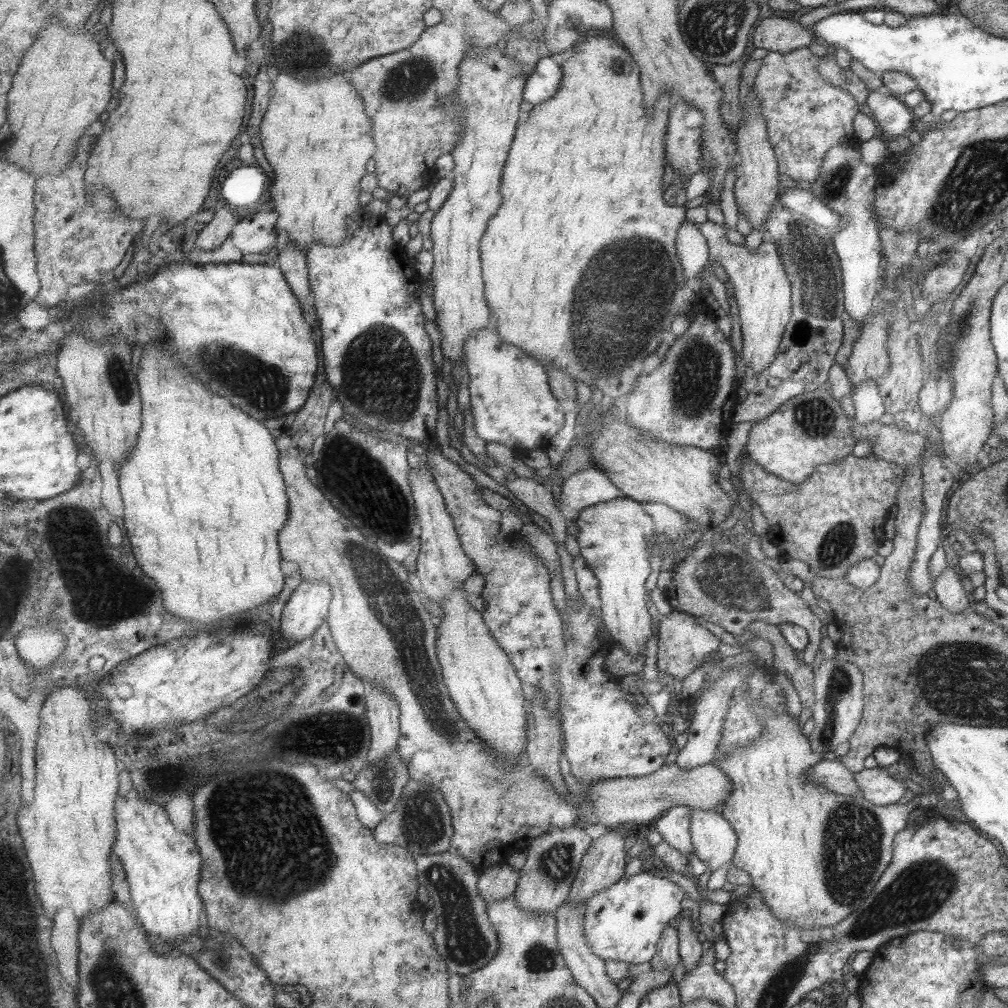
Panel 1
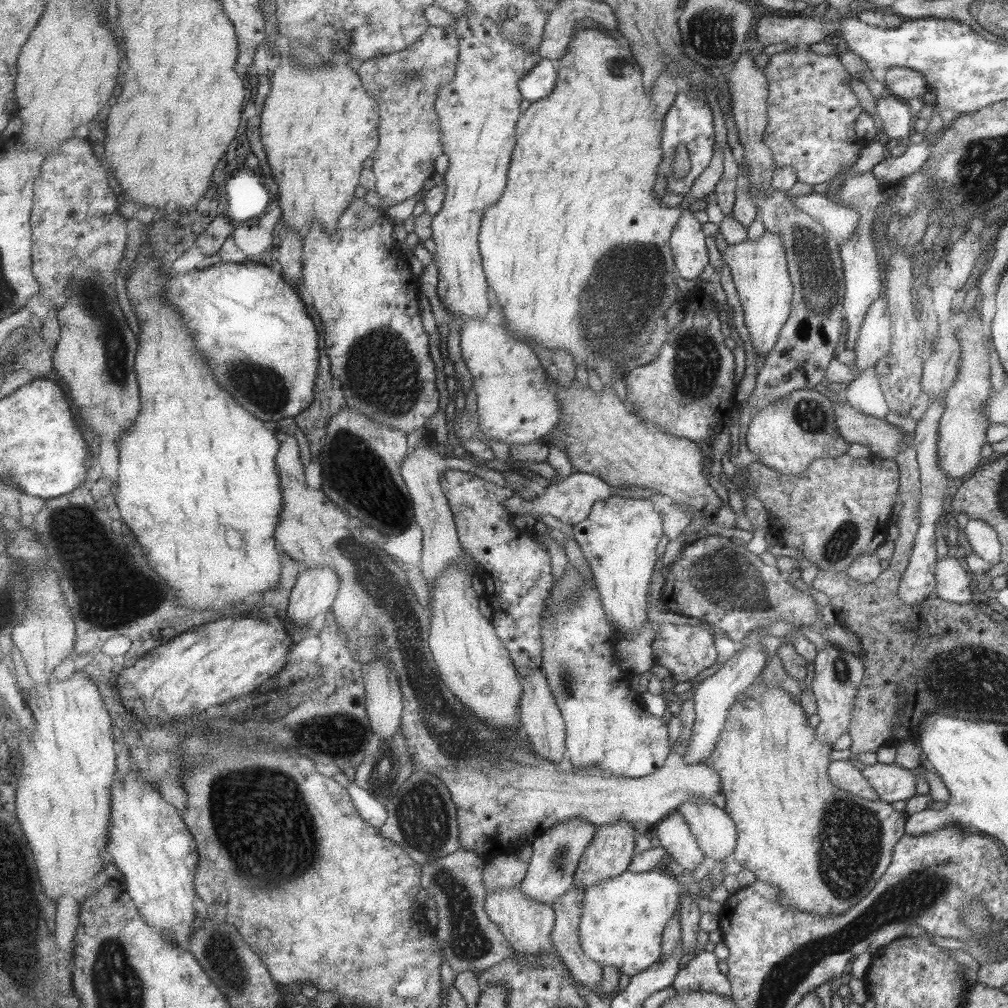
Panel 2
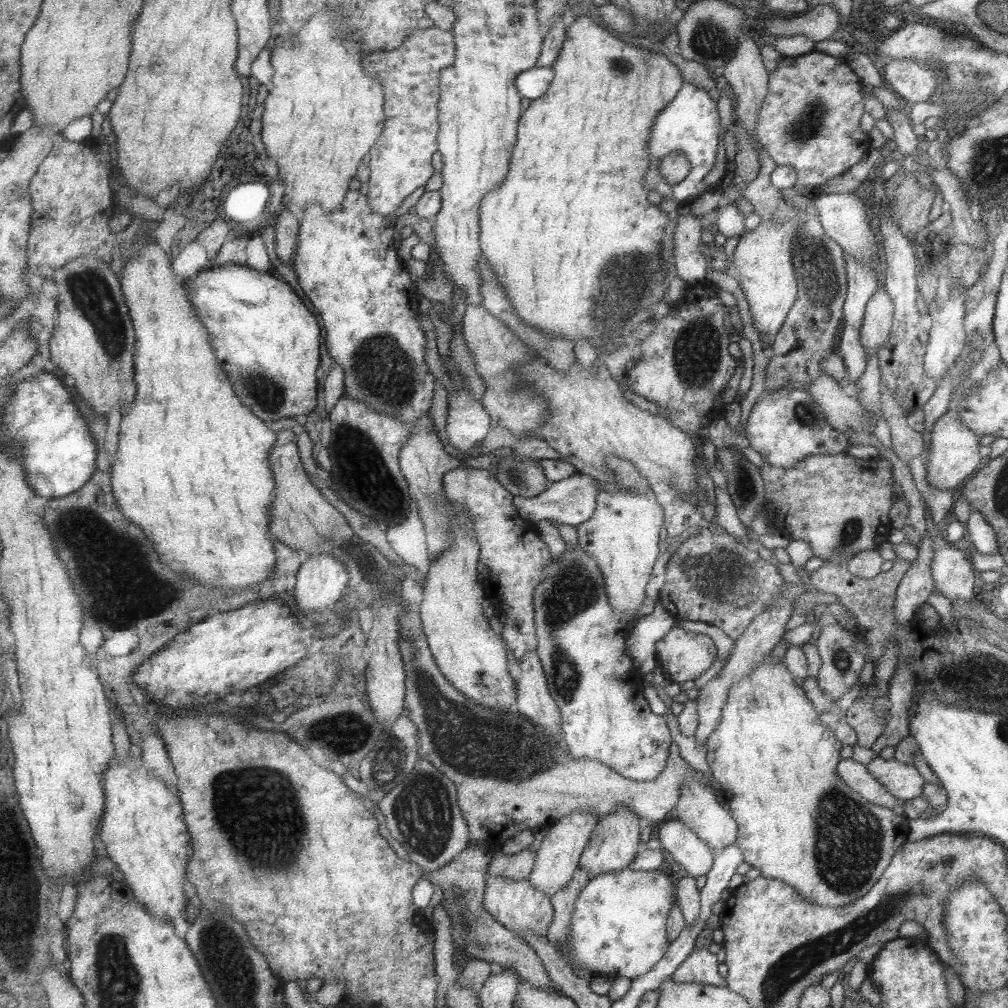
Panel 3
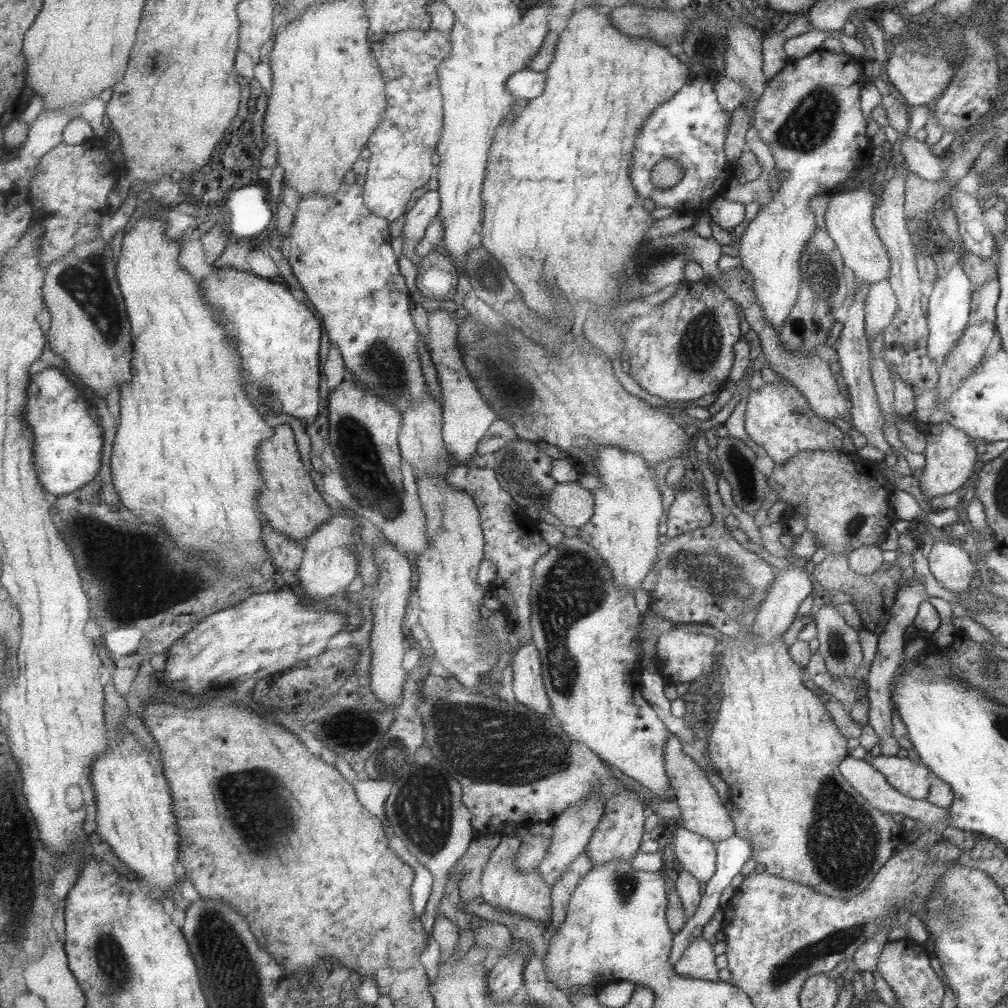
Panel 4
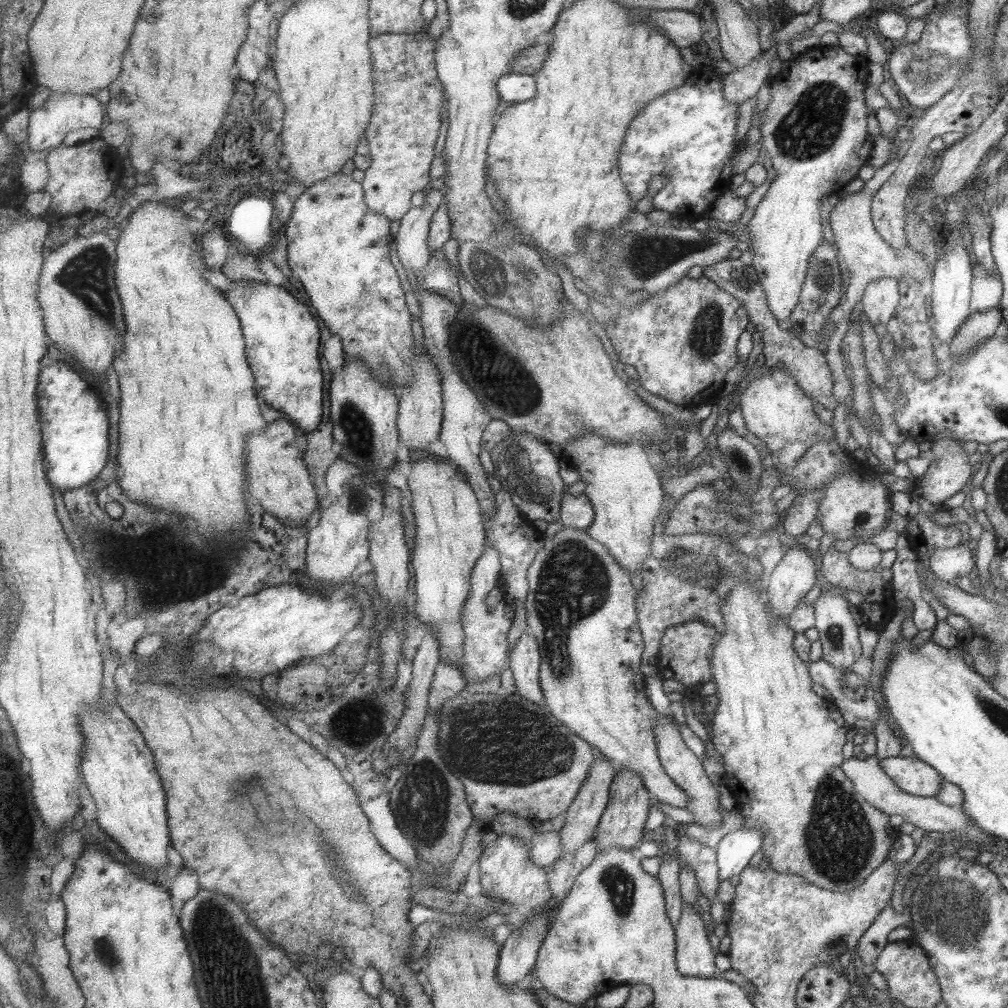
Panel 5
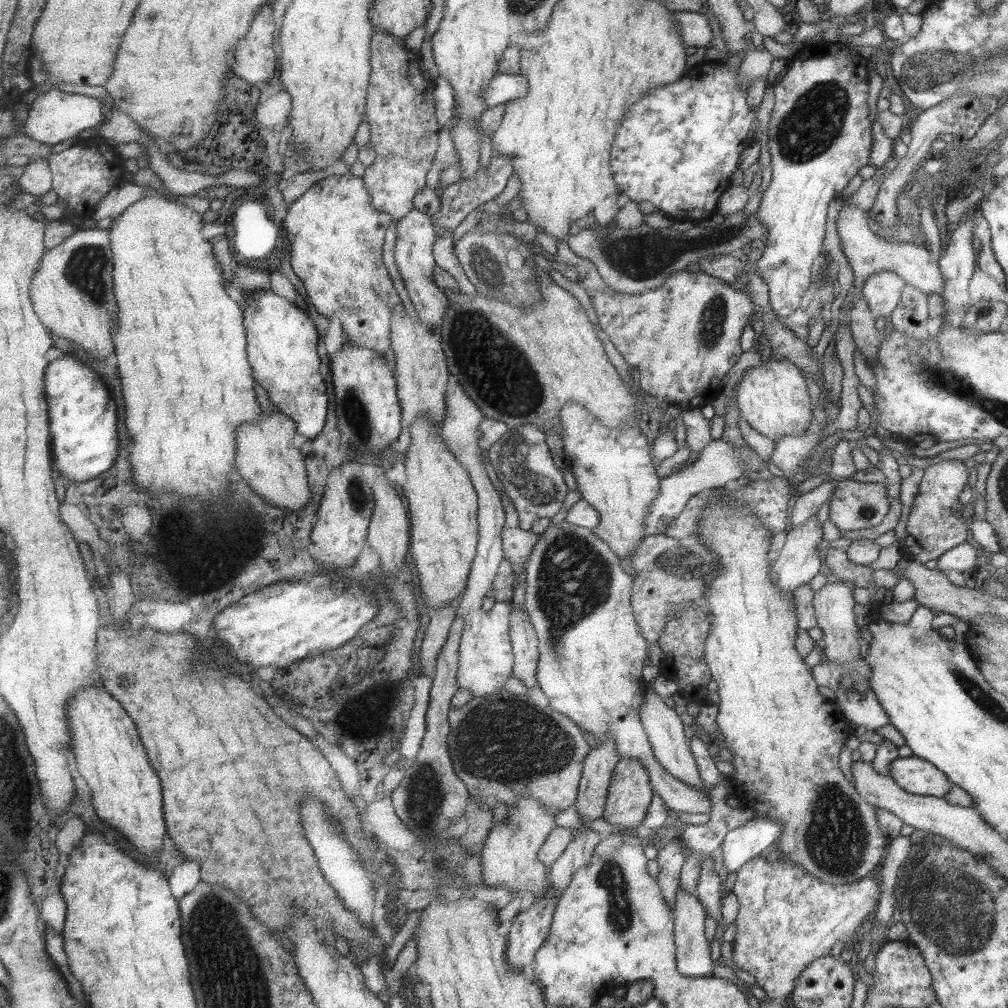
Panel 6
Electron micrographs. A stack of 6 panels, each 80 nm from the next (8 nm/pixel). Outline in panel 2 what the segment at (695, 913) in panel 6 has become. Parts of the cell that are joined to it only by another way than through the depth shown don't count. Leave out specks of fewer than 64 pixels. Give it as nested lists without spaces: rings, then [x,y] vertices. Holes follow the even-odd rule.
[[[701,951],[679,969],[670,985],[676,990],[676,994],[701,990],[719,996],[730,996],[732,988],[728,977],[717,970],[717,961],[713,951]]]

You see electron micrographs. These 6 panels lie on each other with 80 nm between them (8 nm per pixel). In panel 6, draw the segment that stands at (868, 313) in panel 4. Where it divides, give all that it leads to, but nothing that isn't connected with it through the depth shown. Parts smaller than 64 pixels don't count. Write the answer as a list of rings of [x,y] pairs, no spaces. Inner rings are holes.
[[[880,270],[864,282],[862,298],[873,319],[883,319],[891,315],[900,303],[900,292],[905,282],[895,272]]]

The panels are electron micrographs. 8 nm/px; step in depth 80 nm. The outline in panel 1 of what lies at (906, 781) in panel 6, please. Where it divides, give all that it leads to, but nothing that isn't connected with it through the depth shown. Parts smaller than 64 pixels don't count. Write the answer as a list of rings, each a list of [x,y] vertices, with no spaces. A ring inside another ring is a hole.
[[[883,767],[865,768],[853,774],[855,785],[859,789],[857,797],[874,806],[896,804],[907,789],[903,781],[893,777],[889,771],[885,773],[882,769]]]

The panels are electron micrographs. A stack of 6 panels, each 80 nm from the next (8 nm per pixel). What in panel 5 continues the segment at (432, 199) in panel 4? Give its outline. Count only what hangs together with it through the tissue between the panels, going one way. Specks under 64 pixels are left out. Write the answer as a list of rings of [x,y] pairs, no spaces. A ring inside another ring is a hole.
[[[432,189],[426,194],[426,203],[412,209],[402,218],[397,236],[397,256],[405,268],[410,268],[418,280],[420,270],[429,264],[432,252],[429,246],[430,226],[434,214],[444,203],[443,189]]]

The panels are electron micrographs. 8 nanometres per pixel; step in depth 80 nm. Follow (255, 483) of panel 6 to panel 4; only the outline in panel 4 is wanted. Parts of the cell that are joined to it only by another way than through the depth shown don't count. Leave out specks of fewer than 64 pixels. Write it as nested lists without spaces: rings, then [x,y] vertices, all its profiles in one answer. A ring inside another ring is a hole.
[[[289,424],[275,427],[274,436],[259,447],[259,458],[266,486],[258,502],[263,516],[268,518],[268,528],[306,546],[306,541],[336,515],[336,509],[317,491],[307,466],[301,460],[295,432]]]

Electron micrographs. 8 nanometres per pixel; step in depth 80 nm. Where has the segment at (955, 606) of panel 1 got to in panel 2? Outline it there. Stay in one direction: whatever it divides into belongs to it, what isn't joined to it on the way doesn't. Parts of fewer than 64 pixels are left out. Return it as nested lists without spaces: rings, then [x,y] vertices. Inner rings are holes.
[[[955,550],[949,552],[941,560],[936,561],[935,570],[934,570],[934,594],[941,600],[946,602],[954,603],[955,605],[963,605],[971,602],[971,586],[969,584],[973,581],[971,577],[963,567],[961,563],[955,560],[957,553],[961,550]]]

